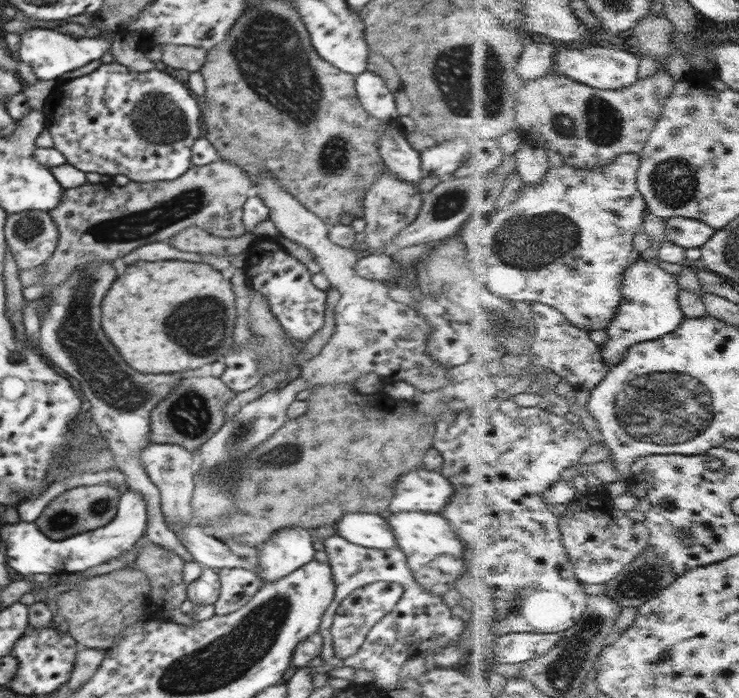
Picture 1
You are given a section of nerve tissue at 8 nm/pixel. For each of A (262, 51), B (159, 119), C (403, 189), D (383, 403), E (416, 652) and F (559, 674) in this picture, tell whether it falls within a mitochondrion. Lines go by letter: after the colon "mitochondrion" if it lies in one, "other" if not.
A: mitochondrion
B: mitochondrion
C: other
D: other
E: other
F: mitochondrion

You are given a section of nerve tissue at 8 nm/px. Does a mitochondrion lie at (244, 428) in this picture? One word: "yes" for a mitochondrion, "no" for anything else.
yes

